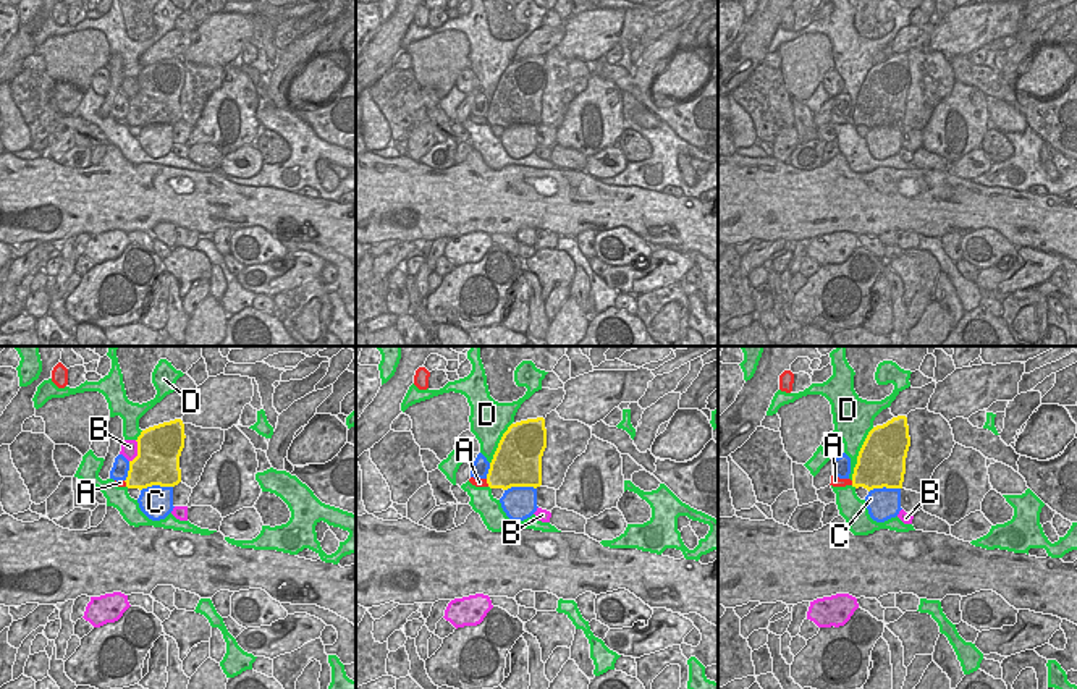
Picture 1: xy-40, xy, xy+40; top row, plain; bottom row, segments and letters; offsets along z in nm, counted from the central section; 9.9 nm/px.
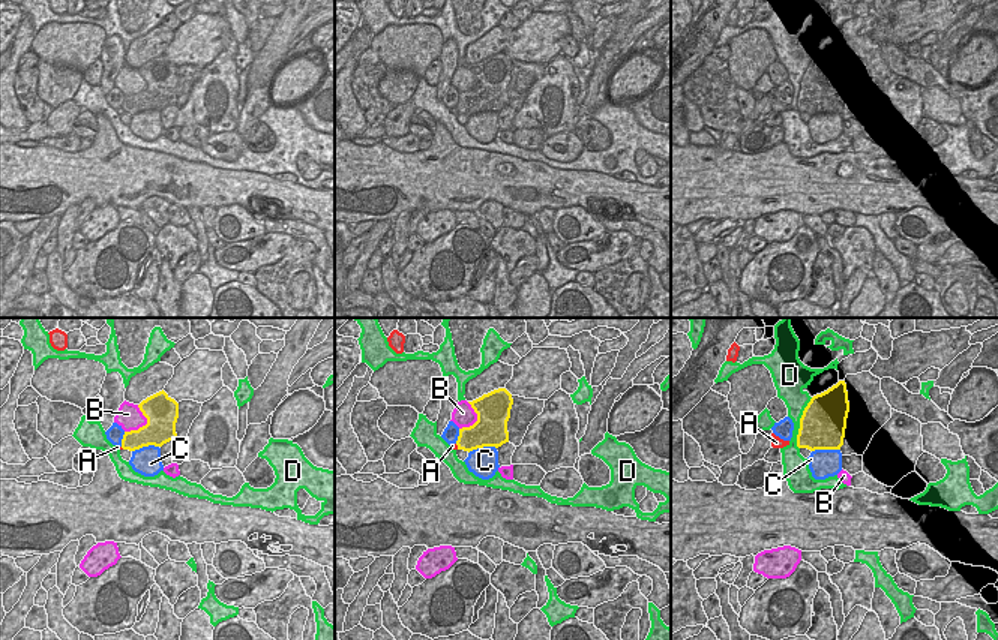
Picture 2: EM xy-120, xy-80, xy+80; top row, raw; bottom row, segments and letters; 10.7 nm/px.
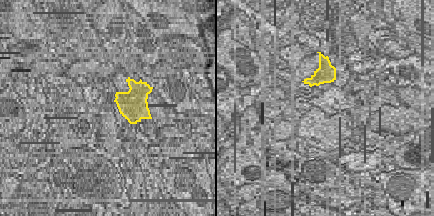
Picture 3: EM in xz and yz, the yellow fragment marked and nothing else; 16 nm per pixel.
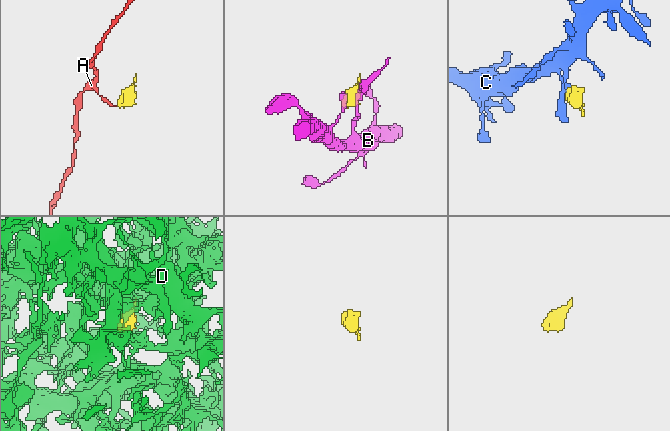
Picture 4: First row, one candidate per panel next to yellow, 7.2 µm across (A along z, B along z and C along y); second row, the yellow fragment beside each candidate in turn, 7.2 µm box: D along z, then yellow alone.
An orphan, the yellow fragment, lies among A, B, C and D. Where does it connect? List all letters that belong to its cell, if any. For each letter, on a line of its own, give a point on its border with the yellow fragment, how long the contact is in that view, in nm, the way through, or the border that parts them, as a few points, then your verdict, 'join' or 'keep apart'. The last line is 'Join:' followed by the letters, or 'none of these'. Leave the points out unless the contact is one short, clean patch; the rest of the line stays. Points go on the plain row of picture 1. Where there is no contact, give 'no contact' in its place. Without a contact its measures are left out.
A: meets yellow in xy+40 at (853, 120); contact 50 nm long; runs through xy+40 (874, 107), (853, 120), (835, 118); join
B: meets yellow in xy-40 at (138, 89); contact 240 nm long; keep apart
C: meets yellow in xy-40 at (156, 122); contact 320 nm long; keep apart
D: meets yellow in xy+40 at (859, 91); contact 550 nm long; keep apart
Join: A

